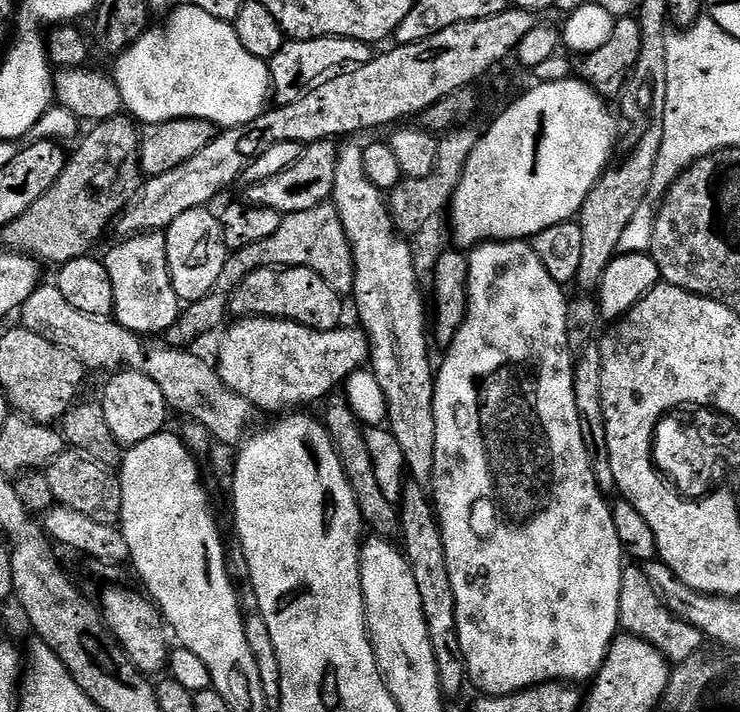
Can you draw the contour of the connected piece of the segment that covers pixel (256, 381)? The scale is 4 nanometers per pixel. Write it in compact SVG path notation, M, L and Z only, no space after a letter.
M250 316L247 318L240 318L235 321L236 325L225 334L220 340L220 361L215 361L214 367L218 375L225 386L228 387L234 394L238 394L242 398L246 398L253 409L259 410L260 408L264 412L280 412L276 414L284 414L289 410L300 410L303 404L312 404L315 400L323 401L325 398L333 395L353 376L356 372L361 371L369 363L370 353L368 351L368 336L364 332L363 328L359 326L353 326L353 328L347 328L347 326L341 326L330 330L329 332L319 332L313 328L307 328L301 324L295 324L289 320L272 320L269 316Z

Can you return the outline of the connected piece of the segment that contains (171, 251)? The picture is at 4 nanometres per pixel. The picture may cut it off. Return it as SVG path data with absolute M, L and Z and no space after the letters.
M207 208L186 210L165 229L167 264L171 285L183 303L196 303L212 292L225 268L230 252L226 248L219 217Z

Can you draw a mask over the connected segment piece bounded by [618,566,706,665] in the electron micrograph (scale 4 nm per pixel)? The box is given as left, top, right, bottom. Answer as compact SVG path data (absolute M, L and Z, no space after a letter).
M625 567L622 574L622 594L618 594L618 614L620 615L620 627L627 635L644 641L673 665L686 662L686 658L690 658L695 652L705 647L706 638L702 633L686 621L678 619L665 606L643 567Z

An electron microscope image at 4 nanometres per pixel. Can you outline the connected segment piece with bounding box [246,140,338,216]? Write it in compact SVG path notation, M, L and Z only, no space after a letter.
M319 140L307 145L294 166L286 166L286 170L278 170L278 174L270 174L270 178L265 180L249 183L247 203L278 210L284 216L302 210L314 210L314 206L329 203L332 199L337 151L337 145L332 140Z

